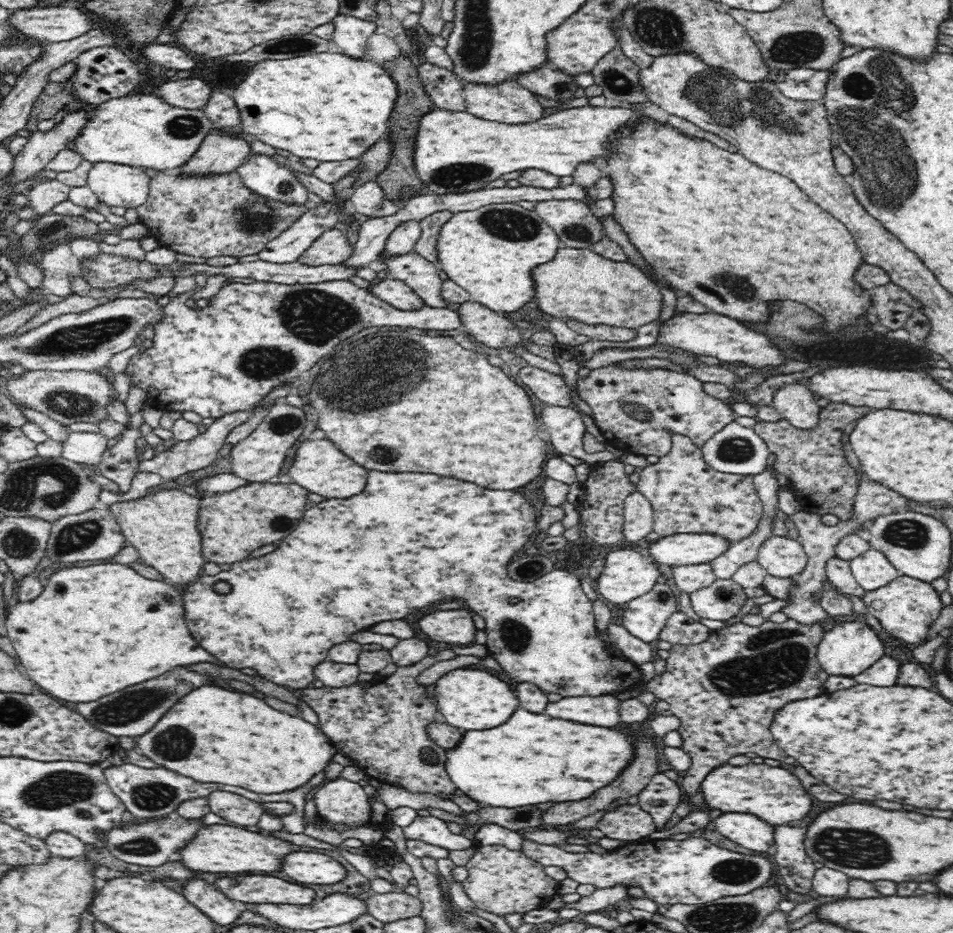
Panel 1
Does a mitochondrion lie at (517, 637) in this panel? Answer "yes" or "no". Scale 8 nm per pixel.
yes

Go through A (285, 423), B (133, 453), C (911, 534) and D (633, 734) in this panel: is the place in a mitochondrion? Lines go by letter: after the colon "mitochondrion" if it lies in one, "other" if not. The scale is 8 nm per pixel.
A: mitochondrion
B: other
C: mitochondrion
D: other

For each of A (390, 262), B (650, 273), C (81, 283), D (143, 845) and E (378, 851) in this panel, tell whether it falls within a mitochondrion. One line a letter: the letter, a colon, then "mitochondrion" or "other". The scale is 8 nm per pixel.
A: other
B: other
C: other
D: mitochondrion
E: other

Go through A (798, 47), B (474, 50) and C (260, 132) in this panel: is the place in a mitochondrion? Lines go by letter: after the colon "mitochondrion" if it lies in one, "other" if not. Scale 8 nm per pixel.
A: mitochondrion
B: mitochondrion
C: other

